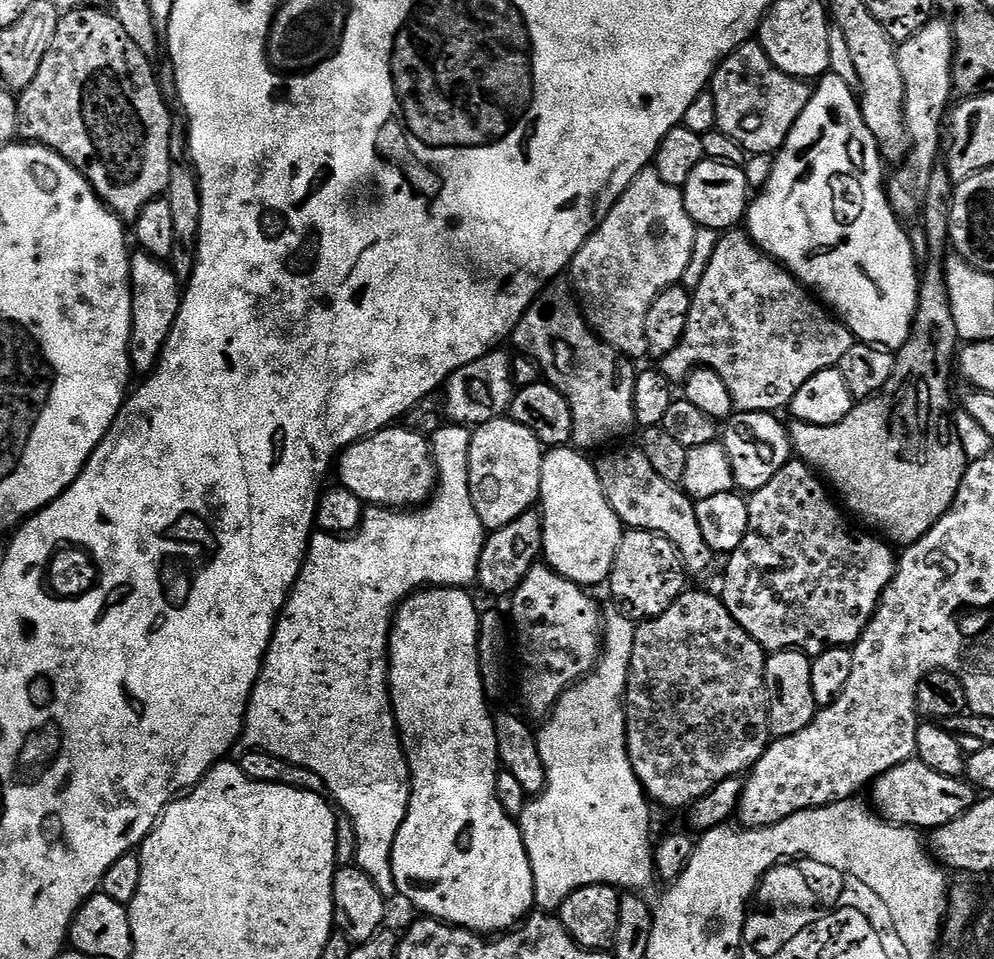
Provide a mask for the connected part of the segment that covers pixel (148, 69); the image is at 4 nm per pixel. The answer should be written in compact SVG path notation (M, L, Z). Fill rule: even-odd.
M100 8L65 11L34 82L19 93L16 102L16 136L30 144L45 144L62 154L88 179L106 207L125 222L134 222L146 202L154 202L167 193L174 163L172 112L164 101L152 63L134 46L130 34L126 34L122 22L111 11L103 12Z

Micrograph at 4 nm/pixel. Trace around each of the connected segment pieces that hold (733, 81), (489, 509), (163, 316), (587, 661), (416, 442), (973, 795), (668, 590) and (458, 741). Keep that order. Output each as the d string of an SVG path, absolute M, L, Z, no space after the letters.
M758 42L738 46L716 67L710 91L714 98L714 106L718 106L717 129L721 133L724 131L738 147L745 148L746 153L758 155L779 152L780 147L786 142L794 122L798 122L802 110L806 110L812 97L809 81L799 80L778 70L778 66L774 66L774 62L770 62L766 50L762 50L762 46Z
M510 418L491 420L472 432L468 477L470 498L485 529L510 526L514 518L533 511L540 499L545 445L533 432Z
M139 250L131 253L128 265L130 266L128 281L132 287L132 333L128 353L133 373L148 374L160 361L170 330L178 318L182 282L165 261Z
M537 566L530 569L510 597L510 624L516 627L516 644L520 647L520 700L524 703L523 711L533 721L543 721L555 708L561 694L583 680L599 661L602 651L602 612L600 616L599 606L584 592L587 591L581 585L570 582L551 568Z
M389 426L382 429L380 432L376 432L372 436L366 436L362 440L356 440L350 447L344 449L338 457L338 472L340 468L340 480L339 483L346 490L350 490L350 494L358 494L358 498L365 505L379 506L382 508L390 508L393 510L412 510L417 506L423 506L429 502L430 497L437 489L437 474L436 474L436 462L432 459L432 446L427 435L418 433L413 429L405 426Z
M915 758L902 762L872 781L871 807L883 819L892 824L902 824L917 830L935 830L954 822L966 810L974 807L978 799L977 789L964 778L946 778L946 774L937 774L922 761Z
M633 528L625 531L614 558L610 585L612 596L629 604L640 618L651 618L670 610L677 598L686 591L686 573L678 550L662 534Z
M426 587L421 588L407 596L402 601L400 607L396 610L396 615L392 617L392 632L388 636L388 686L392 694L392 710L396 713L396 726L400 733L400 742L404 745L404 757L408 760L408 775L412 778L412 793L410 794L410 802L408 803L408 813L402 822L402 826L398 830L398 838L394 838L394 850L392 851L392 869L394 870L394 882L396 883L396 891L402 897L405 896L410 903L416 908L421 908L423 915L428 918L435 918L444 921L446 924L454 924L458 928L469 928L471 932L479 932L481 934L503 934L516 927L525 916L533 911L536 903L536 895L534 894L534 874L530 870L530 858L526 854L526 846L524 839L520 833L519 823L513 817L506 814L506 810L502 810L502 802L498 802L496 797L496 773L501 771L500 755L498 754L498 738L496 737L496 722L493 713L488 713L488 700L486 689L484 687L484 679L480 673L480 618L481 613L476 612L476 604L472 601L471 591L465 590L463 587Z

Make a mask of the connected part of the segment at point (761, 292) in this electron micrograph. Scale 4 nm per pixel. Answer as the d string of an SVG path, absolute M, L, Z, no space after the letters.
M729 230L719 237L714 252L710 257L709 265L706 266L706 272L702 275L702 280L692 292L692 305L690 306L690 318L686 318L686 334L682 334L682 340L670 350L670 354L659 357L658 367L666 378L673 382L683 382L688 379L688 375L696 368L709 368L726 382L726 390L730 390L732 407L738 412L771 412L779 413L779 408L787 409L792 403L794 394L802 390L803 384L814 374L818 374L827 368L835 368L842 362L846 350L854 343L854 337L850 329L846 327L844 321L837 318L815 295L810 294L809 289L805 288L784 265L779 264L777 260L766 255L765 252L753 242L751 236L744 230Z

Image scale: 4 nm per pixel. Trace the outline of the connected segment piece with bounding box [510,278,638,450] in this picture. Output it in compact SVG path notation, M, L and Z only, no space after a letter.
M557 278L551 280L547 286L540 291L540 295L532 301L530 307L522 314L522 318L518 322L518 326L513 330L510 337L511 343L516 343L516 352L529 356L530 359L540 367L543 379L547 383L552 384L557 388L557 390L562 394L562 398L566 398L566 402L570 402L570 414L572 415L572 421L574 422L574 430L572 431L572 444L575 445L577 449L589 450L588 448L600 448L603 449L605 446L611 445L613 442L611 440L616 440L619 436L624 436L627 434L631 428L634 428L636 424L636 419L634 418L634 382L636 381L636 374L638 371L637 365L629 357L618 355L617 352L610 347L609 344L605 344L595 332L589 328L588 323L584 321L584 314L580 310L579 303L576 299L576 293L572 290L572 285L567 279Z

